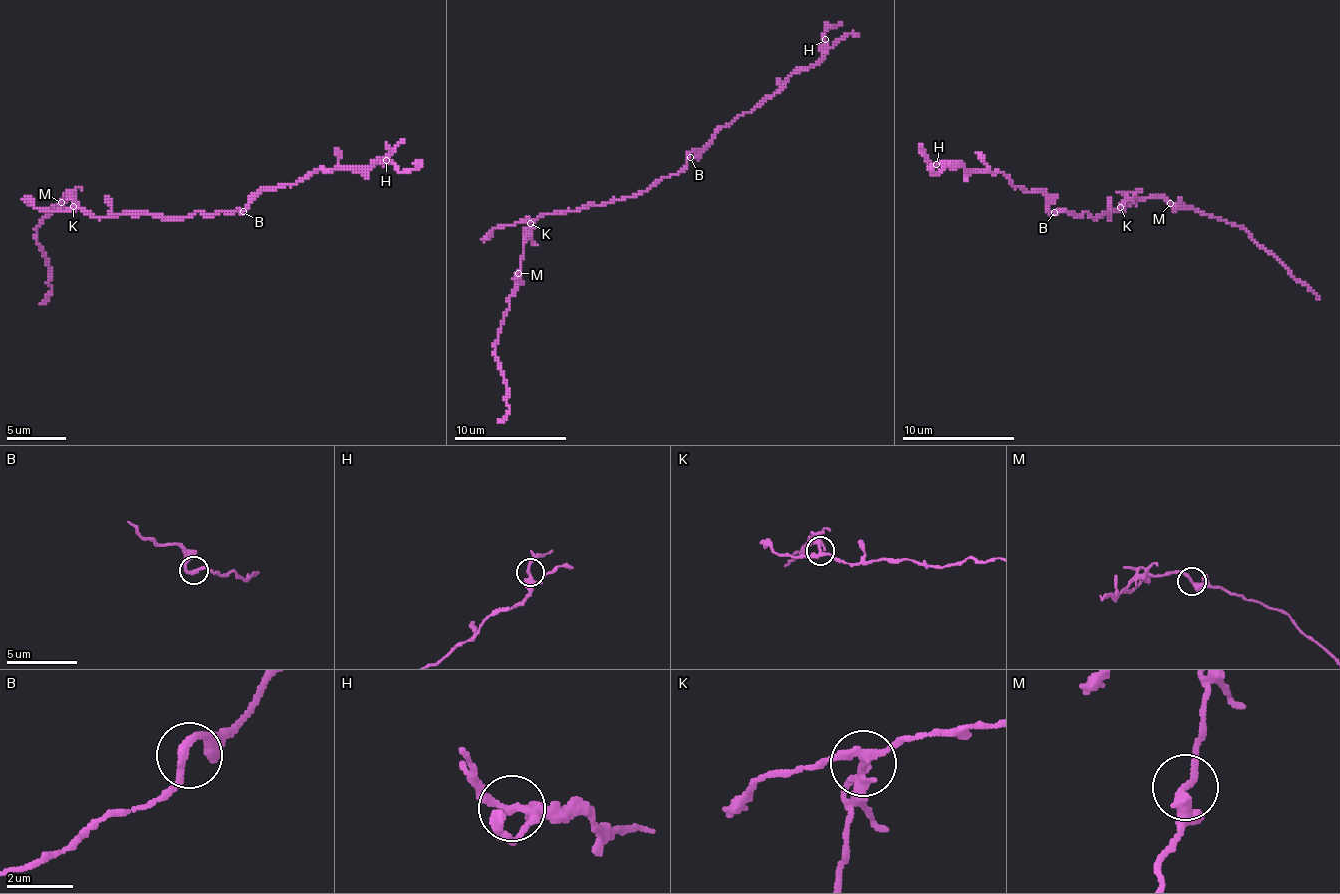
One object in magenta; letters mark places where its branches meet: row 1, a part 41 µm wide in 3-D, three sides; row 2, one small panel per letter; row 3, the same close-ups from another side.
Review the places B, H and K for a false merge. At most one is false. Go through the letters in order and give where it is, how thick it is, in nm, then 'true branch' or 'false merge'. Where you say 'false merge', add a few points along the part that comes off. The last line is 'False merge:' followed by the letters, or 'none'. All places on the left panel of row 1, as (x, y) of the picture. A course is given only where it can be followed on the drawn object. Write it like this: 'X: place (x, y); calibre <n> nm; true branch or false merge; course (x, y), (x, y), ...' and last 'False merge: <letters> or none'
B: place (243, 211); calibre 240 nm; true branch
H: place (386, 160); calibre 240 nm; true branch
K: place (73, 206); calibre 240 nm; false merge; course (73, 205), (64, 196), (40, 223), (37, 244), (52, 289), (40, 304)
False merge: K

